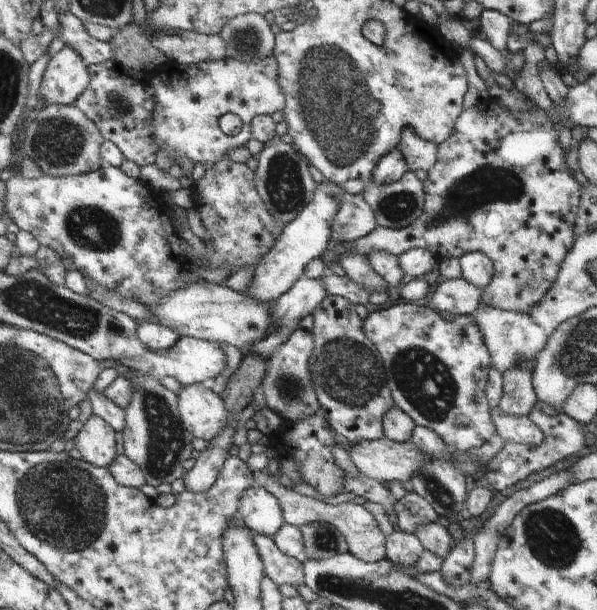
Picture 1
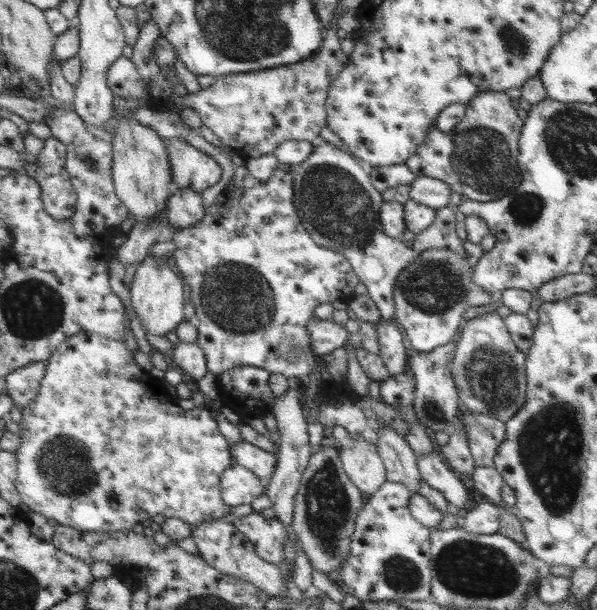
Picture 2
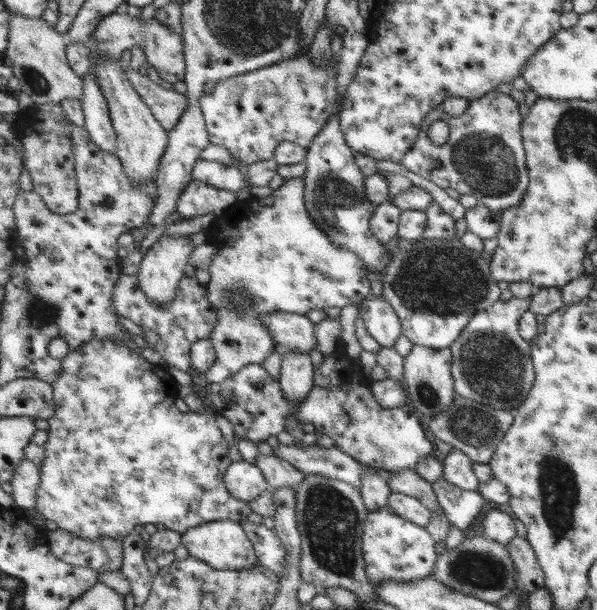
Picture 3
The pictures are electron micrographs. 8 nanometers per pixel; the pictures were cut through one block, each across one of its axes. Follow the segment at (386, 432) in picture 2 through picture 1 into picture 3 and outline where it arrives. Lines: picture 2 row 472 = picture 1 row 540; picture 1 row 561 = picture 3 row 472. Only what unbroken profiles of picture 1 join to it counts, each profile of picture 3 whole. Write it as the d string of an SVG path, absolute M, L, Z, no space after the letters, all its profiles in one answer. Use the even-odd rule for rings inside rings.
M393 470L389 474L393 474L391 480L389 480L389 484L393 488L393 494L401 492L401 494L415 496L425 506L429 506L431 510L439 510L441 508L441 502L439 502L437 494L435 494L433 484L427 478L423 478L417 470Z

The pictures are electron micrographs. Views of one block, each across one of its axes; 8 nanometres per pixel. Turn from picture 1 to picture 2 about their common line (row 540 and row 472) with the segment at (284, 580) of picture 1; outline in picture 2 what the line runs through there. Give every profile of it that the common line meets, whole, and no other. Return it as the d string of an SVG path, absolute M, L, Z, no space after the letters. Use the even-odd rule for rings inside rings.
M245 440L231 444L229 450L233 452L233 458L237 460L237 464L241 464L247 470L251 470L253 474L257 474L263 482L269 482L275 476L275 468L279 462L277 454L269 454L261 446L255 446Z

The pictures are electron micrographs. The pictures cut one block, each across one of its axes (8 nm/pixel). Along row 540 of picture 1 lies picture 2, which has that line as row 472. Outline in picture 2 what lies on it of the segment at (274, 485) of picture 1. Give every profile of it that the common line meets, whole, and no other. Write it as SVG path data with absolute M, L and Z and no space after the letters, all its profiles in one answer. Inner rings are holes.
M353 440L351 446L339 450L339 458L351 480L369 496L377 494L389 482L379 446L369 440Z

